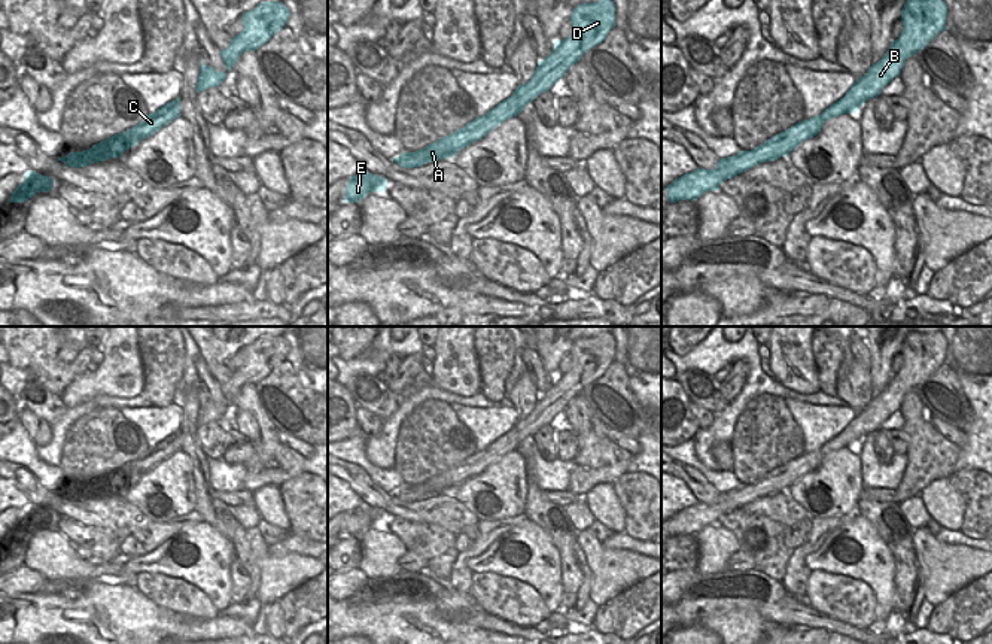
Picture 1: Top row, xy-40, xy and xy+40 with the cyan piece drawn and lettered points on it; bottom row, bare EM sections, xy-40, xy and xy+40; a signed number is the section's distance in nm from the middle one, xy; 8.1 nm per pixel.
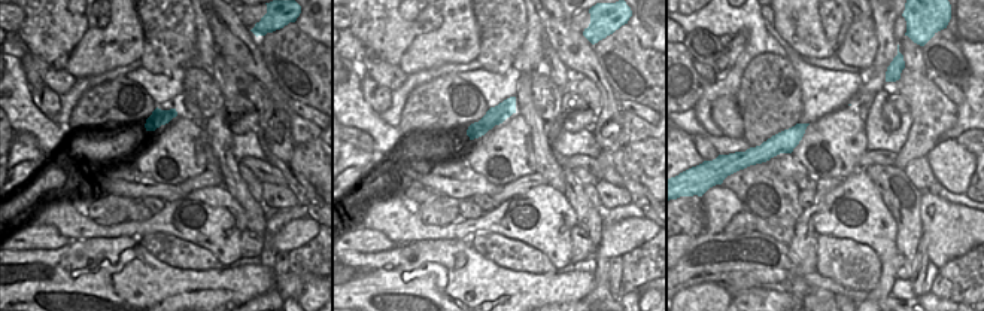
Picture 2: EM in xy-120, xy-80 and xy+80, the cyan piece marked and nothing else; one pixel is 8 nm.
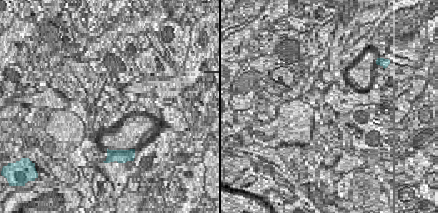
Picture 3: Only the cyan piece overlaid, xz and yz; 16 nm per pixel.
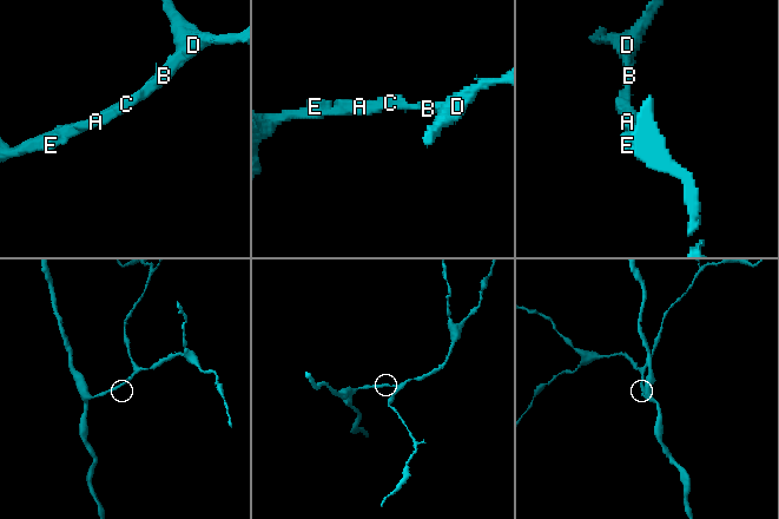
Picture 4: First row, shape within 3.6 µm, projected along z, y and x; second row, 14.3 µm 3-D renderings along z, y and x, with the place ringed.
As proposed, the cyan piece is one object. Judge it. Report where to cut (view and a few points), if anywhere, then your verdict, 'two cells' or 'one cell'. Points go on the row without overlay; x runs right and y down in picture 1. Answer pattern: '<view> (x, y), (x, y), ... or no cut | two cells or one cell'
no cut | one cell

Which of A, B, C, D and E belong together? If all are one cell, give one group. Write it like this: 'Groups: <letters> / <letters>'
Groups: A B C D E.

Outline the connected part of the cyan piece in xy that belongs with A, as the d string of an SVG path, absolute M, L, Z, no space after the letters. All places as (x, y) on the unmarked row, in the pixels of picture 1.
M611 332L581 337L573 343L569 353L572 356L570 370L554 377L553 386L539 395L532 413L524 419L518 419L511 431L486 449L477 450L463 462L420 484L404 486L398 492L392 492L392 495L404 502L414 502L442 492L451 492L460 483L481 474L503 455L517 450L527 437L532 437L563 411L569 401L579 395L587 385L605 374L615 361L615 338Z

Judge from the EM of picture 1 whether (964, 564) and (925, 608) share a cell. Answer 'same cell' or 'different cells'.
different cells

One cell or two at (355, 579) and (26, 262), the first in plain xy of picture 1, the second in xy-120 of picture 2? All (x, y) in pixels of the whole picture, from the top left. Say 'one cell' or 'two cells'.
two cells

